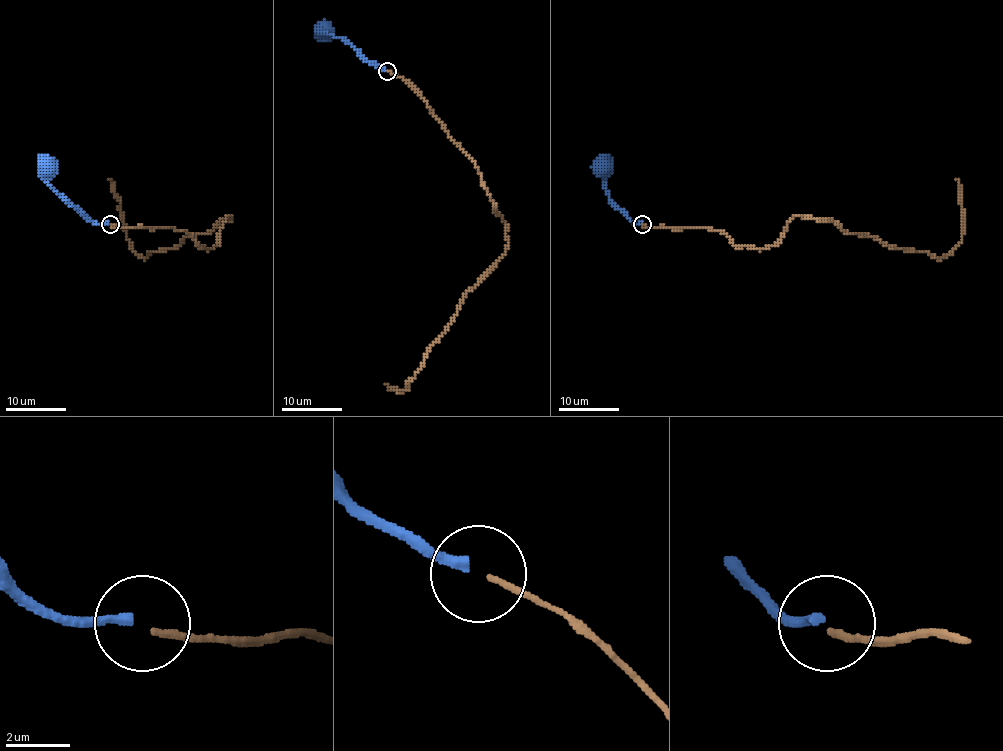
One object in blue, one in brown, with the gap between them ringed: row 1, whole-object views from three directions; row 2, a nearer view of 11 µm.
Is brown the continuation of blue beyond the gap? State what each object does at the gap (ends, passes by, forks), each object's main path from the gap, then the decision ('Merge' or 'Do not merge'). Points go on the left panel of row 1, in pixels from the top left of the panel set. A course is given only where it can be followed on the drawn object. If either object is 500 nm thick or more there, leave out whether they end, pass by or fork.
At the ring blue ends. At the ring brown ends. Course of blue: (109, 223), (89, 222), (50, 184), (44, 174), (46, 165). Course of brown: (112, 225), (184, 229), (210, 249), (231, 217), (142, 258), (127, 237), (119, 198), (109, 178). Do not merge

